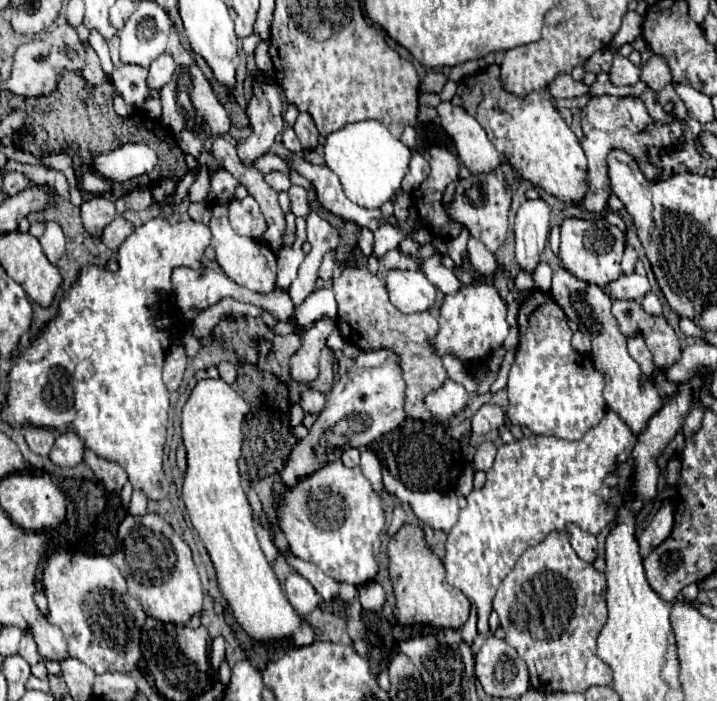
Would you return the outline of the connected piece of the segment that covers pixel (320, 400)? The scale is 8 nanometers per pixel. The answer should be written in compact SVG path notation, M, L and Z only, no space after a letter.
M307 388L301 392L299 404L307 414L319 414L325 408L325 394L315 390L315 388Z

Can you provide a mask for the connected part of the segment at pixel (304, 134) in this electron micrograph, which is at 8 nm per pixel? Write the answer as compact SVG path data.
M301 114L293 126L301 146L303 146L303 152L309 152L309 150L315 150L317 148L317 138L319 138L319 132L315 128L315 122L309 114Z

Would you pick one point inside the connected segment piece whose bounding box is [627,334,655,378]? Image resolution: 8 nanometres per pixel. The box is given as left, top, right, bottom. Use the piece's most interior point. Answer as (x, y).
(638, 349)

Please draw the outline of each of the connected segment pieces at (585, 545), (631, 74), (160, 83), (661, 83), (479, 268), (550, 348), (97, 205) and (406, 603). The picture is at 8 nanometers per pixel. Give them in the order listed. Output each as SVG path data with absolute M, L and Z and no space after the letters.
M575 524L569 526L567 534L569 534L571 546L573 546L573 550L577 552L577 556L579 556L581 560L585 560L585 562L595 562L595 558L597 558L597 540L595 540L595 536L583 532L583 530L577 528Z
M615 56L613 68L609 72L609 80L615 86L625 86L625 84L635 84L639 80L639 68L635 68L627 58Z
M163 52L157 60L153 60L151 62L151 66L149 66L149 88L153 90L153 88L163 88L169 80L171 80L171 76L173 76L173 72L175 72L175 60L173 60L173 56L169 54L169 52Z
M651 56L649 62L645 62L645 66L641 68L641 80L653 90L653 92L661 92L667 84L671 84L671 72L669 66L665 64L665 60L661 56Z
M469 238L467 252L469 252L469 260L471 260L471 264L473 264L477 274L493 276L493 272L497 270L497 262L495 262L493 254L485 248L485 244L481 244L481 240Z
M539 290L529 292L519 306L517 322L519 322L519 346L515 362L509 370L509 384L507 384L509 424L529 428L537 436L557 436L569 442L581 440L585 432L589 432L589 428L595 428L607 412L607 404L603 400L605 374L595 368L593 360L587 354L581 354L573 348L571 344L573 332L569 328L569 318L549 292L539 292Z
M93 198L81 204L81 220L89 234L99 236L101 230L117 216L115 204L107 198Z
M405 524L387 548L389 554L389 574L395 592L395 616L399 624L429 624L433 628L453 628L461 630L469 618L471 602L445 580L443 560L427 546L425 532L419 524Z

